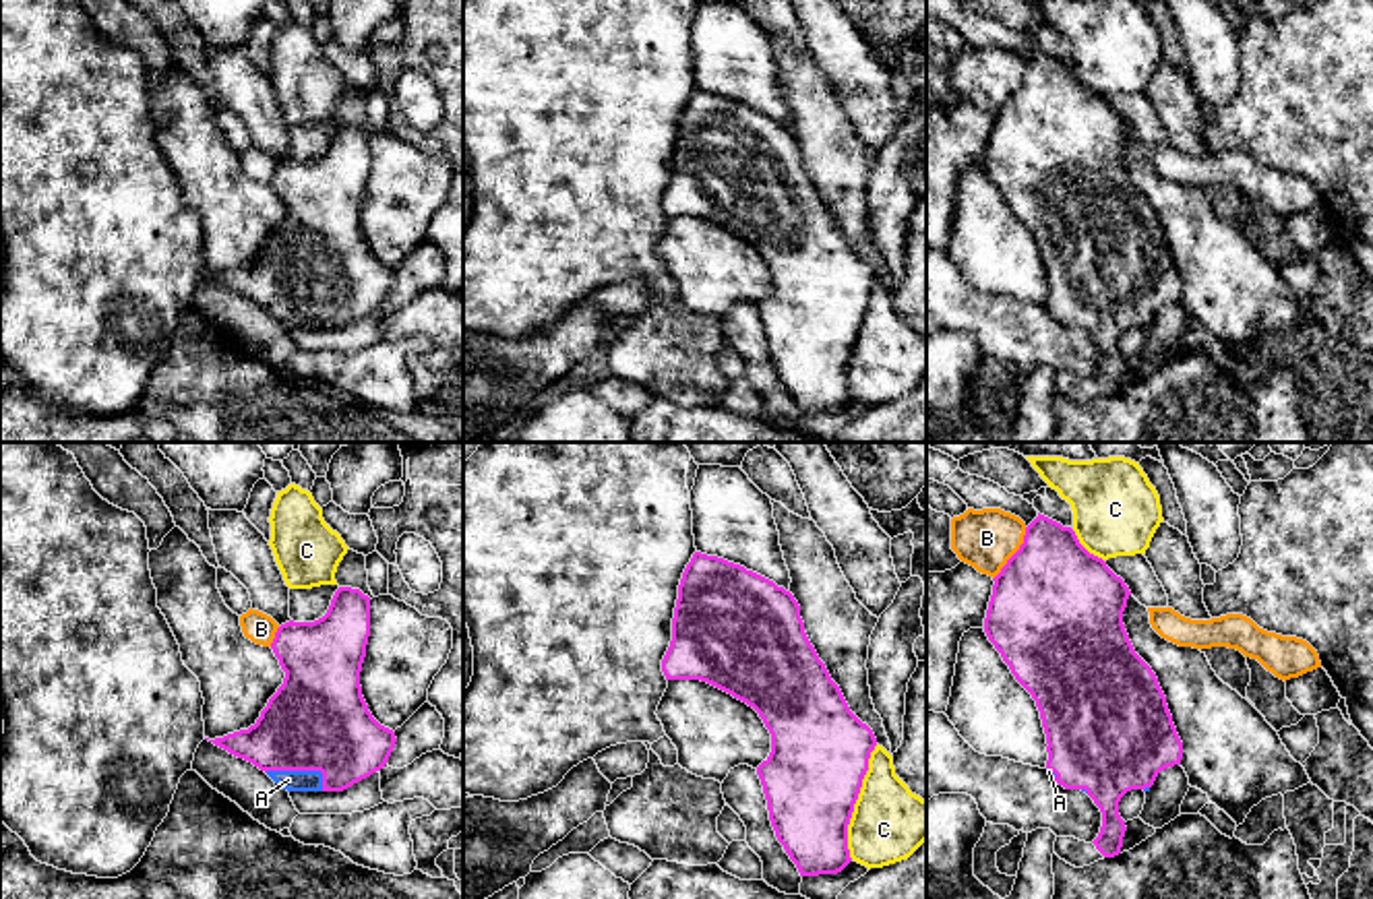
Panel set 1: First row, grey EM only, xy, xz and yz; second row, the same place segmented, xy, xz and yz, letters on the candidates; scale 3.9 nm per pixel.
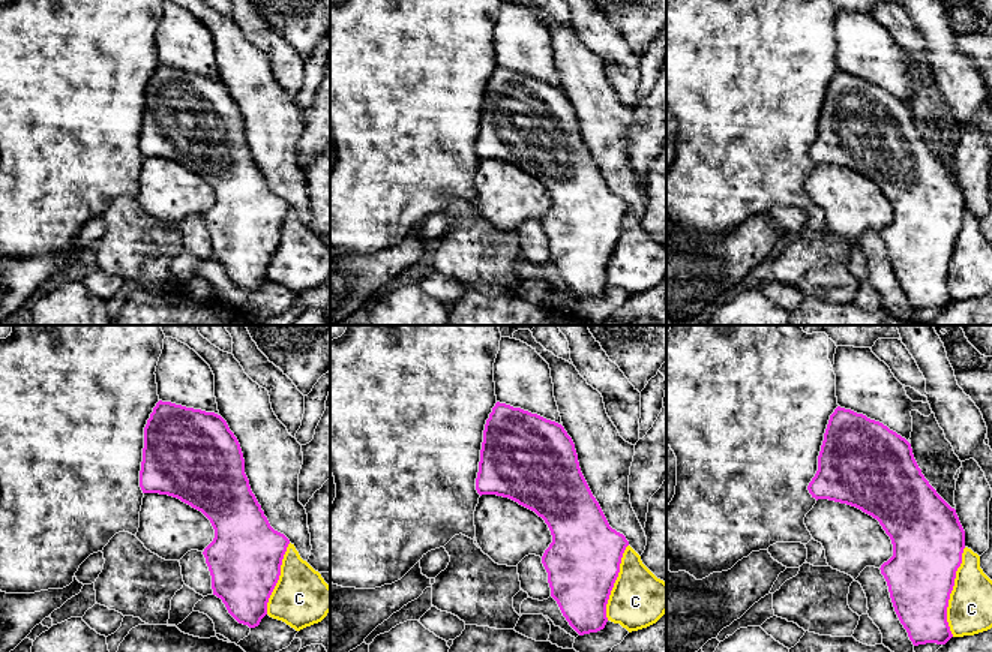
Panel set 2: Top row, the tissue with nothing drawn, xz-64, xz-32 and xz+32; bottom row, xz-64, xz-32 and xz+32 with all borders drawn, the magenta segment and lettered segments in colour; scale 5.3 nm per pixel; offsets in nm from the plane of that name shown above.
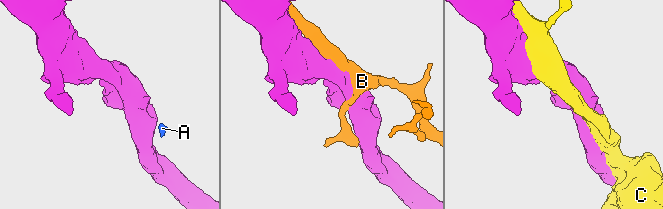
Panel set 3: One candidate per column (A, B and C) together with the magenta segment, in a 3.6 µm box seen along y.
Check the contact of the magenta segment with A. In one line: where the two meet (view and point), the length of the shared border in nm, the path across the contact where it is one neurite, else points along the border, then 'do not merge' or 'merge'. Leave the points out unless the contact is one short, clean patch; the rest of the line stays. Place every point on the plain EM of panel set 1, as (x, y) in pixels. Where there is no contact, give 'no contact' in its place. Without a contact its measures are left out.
xy (302, 306) | 240 nm | merge

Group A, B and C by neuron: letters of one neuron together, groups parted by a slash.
A / B / C

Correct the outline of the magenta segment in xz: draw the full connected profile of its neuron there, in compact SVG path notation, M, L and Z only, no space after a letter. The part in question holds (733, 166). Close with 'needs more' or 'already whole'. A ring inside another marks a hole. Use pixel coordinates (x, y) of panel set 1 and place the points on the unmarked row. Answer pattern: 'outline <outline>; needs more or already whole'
outline M695 89L686 101L672 155L672 178L662 196L666 217L701 217L753 244L771 271L771 289L757 304L769 358L800 413L837 411L850 399L848 362L877 283L873 267L848 244L840 223L811 182L800 143L773 118L718 93Z; already whole

